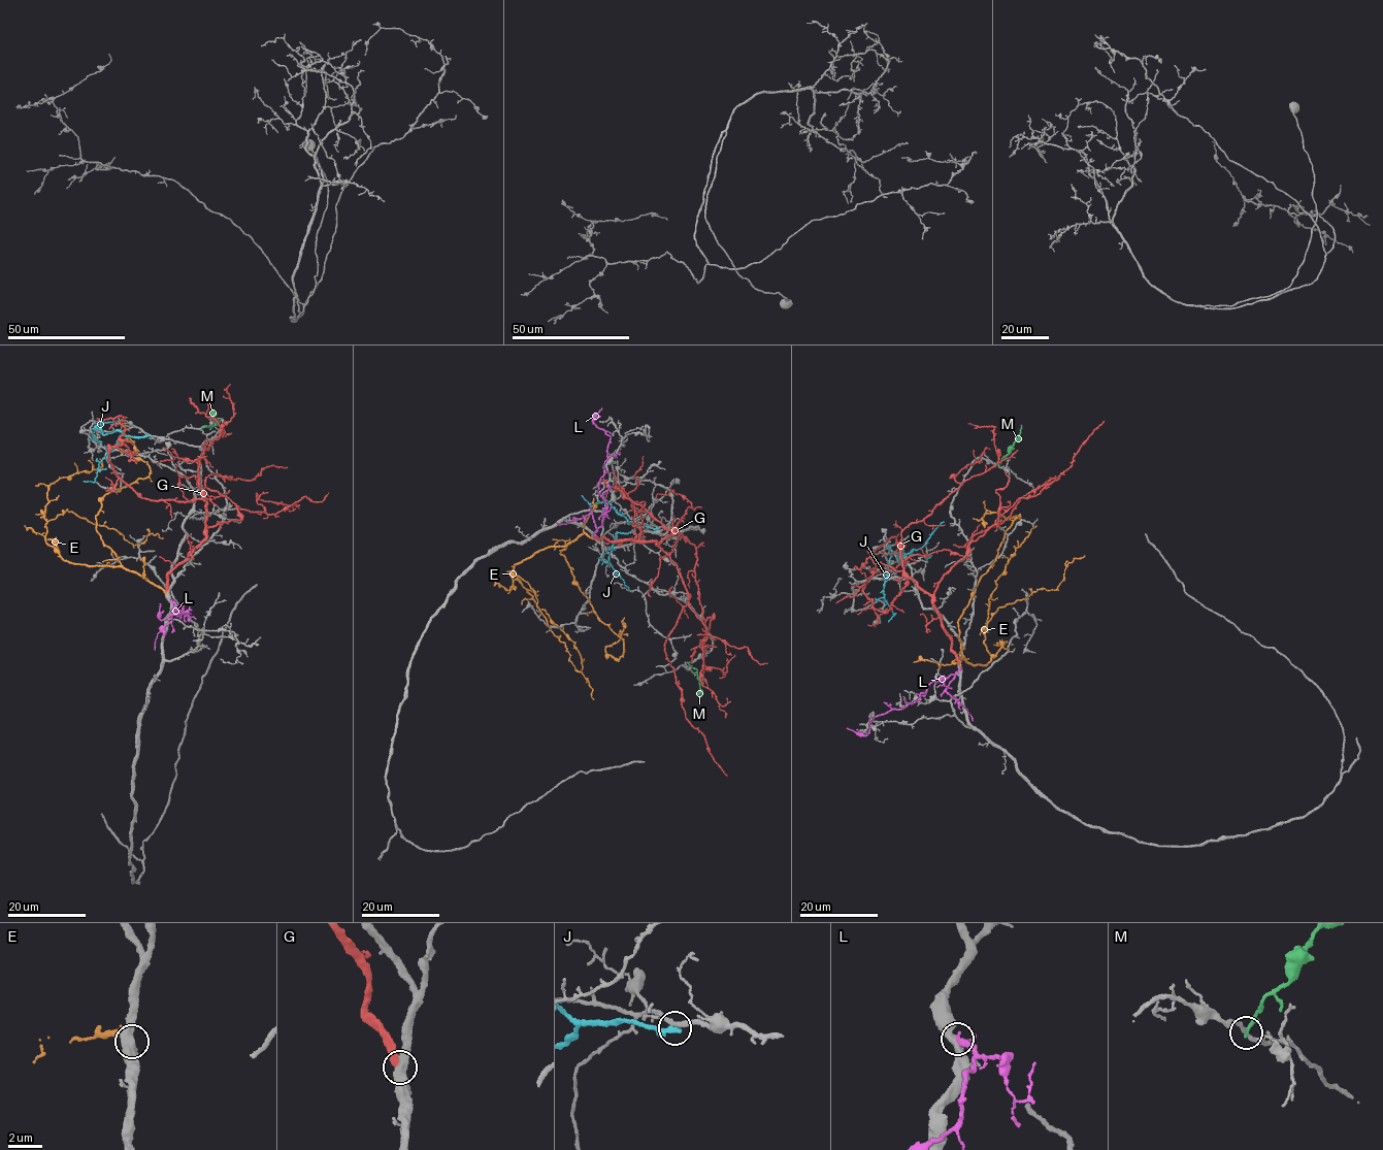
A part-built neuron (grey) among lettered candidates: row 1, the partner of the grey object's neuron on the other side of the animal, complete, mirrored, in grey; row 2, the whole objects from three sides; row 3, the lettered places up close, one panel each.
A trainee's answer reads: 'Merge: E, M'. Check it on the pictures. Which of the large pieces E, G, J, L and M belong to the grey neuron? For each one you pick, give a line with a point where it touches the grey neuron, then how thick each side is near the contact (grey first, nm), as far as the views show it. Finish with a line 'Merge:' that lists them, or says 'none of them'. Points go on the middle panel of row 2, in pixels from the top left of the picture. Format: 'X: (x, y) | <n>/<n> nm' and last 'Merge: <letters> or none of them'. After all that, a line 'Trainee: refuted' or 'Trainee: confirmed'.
E: (592, 538) | 550/320 nm
Merge: E
Trainee: refuted

